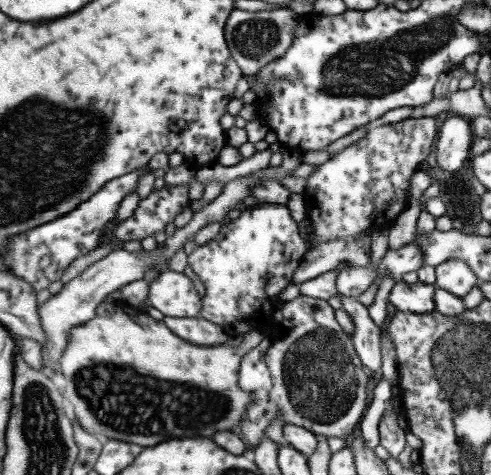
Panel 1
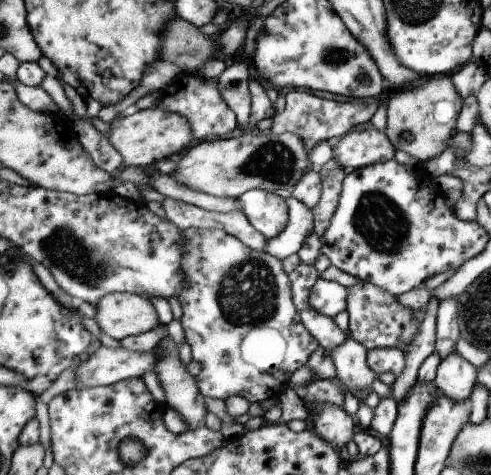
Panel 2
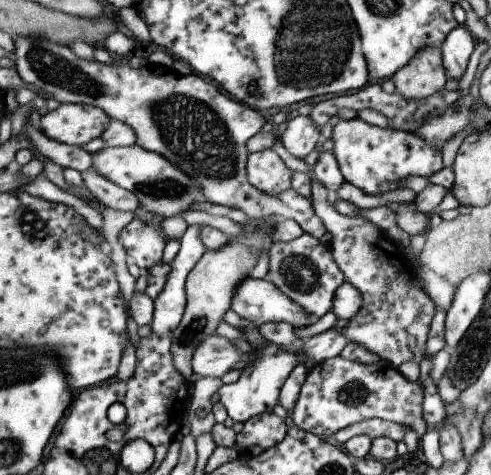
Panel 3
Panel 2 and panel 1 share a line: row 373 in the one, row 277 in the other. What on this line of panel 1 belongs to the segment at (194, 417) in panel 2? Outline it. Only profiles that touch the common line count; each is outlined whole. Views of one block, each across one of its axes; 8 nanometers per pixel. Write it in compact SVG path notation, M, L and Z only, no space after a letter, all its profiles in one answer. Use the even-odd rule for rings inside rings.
M163 270L151 280L147 302L165 318L199 318L203 314L203 298L193 280L181 272Z

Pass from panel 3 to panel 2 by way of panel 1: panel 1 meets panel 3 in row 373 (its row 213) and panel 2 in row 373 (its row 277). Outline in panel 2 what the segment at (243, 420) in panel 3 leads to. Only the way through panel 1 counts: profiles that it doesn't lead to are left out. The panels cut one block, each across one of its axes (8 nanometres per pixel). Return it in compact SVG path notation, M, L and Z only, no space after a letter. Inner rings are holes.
M189 228L187 232L187 278L191 280L191 290L179 298L183 308L183 326L187 334L187 344L191 348L193 360L199 362L201 372L195 376L197 386L203 396L229 400L247 398L251 404L263 404L265 400L279 400L279 396L291 388L291 378L309 366L321 342L305 326L301 312L295 308L295 294L291 274L283 270L283 260L253 250L241 238L229 234L227 230L203 230Z

